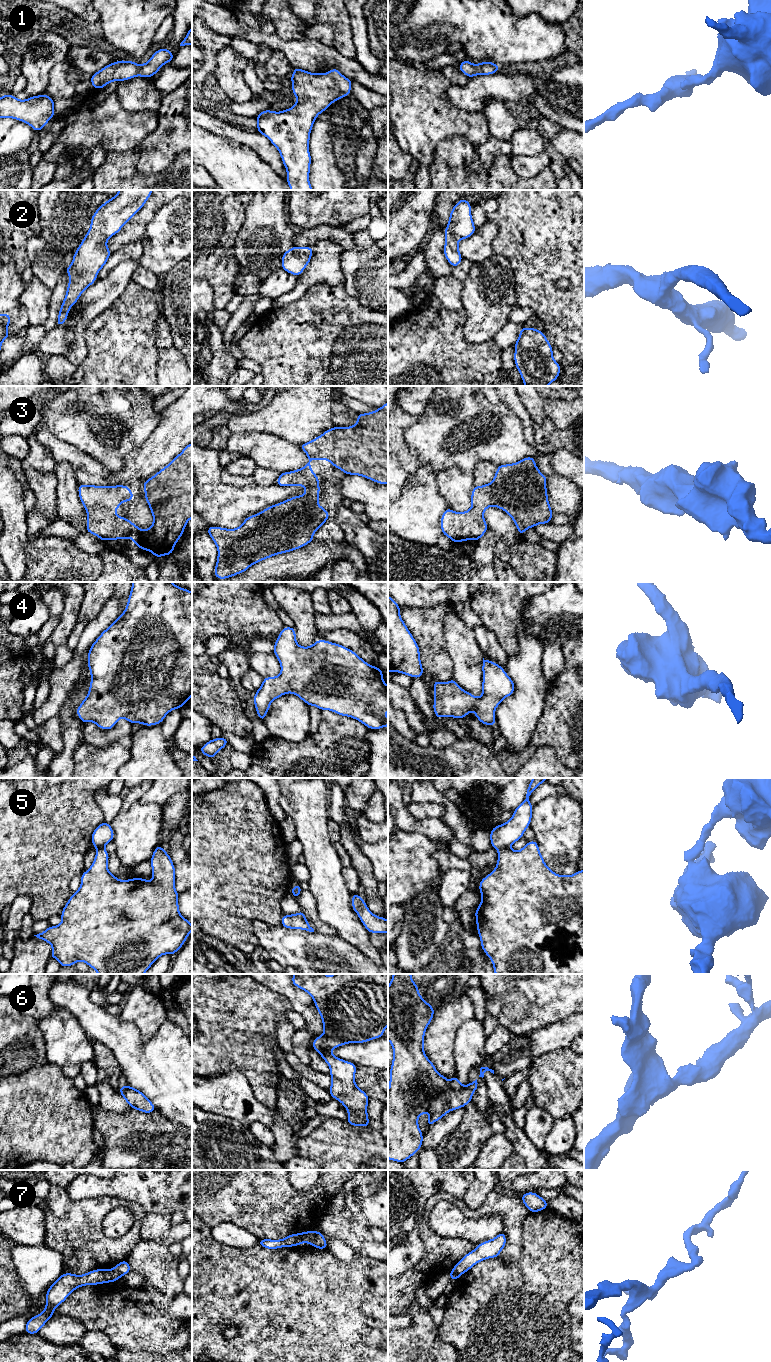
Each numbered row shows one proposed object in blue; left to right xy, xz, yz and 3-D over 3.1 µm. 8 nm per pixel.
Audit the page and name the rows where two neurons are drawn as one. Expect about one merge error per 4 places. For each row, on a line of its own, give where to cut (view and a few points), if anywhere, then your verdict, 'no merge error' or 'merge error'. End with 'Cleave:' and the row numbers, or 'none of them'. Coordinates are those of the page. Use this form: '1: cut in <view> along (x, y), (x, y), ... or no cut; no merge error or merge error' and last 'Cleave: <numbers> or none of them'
1: no cut; no merge error
2: no cut; no merge error
3: no cut; no merge error
4: no cut; no merge error
5: cut in yz along (507, 847), (502, 847), (498, 850); merge error
6: no cut; no merge error
7: cut in xz along (315, 1232), (315, 1236), (310, 1244); merge error
Cleave: 5, 7

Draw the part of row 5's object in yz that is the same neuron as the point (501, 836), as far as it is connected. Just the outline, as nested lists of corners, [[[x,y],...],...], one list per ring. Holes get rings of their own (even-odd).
[[[533,778],[531,780],[525,800],[514,810],[511,819],[504,824],[495,826],[490,831],[491,847],[497,850],[508,848],[524,836],[524,832],[530,826],[532,819],[533,805],[529,801],[529,796],[546,779]]]

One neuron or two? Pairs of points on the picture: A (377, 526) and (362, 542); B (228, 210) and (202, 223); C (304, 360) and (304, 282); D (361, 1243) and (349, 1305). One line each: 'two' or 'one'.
A: two
B: one
C: two
D: two

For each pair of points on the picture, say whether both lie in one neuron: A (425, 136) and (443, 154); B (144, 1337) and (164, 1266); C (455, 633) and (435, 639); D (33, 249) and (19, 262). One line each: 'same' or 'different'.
A: different
B: different
C: different
D: different

